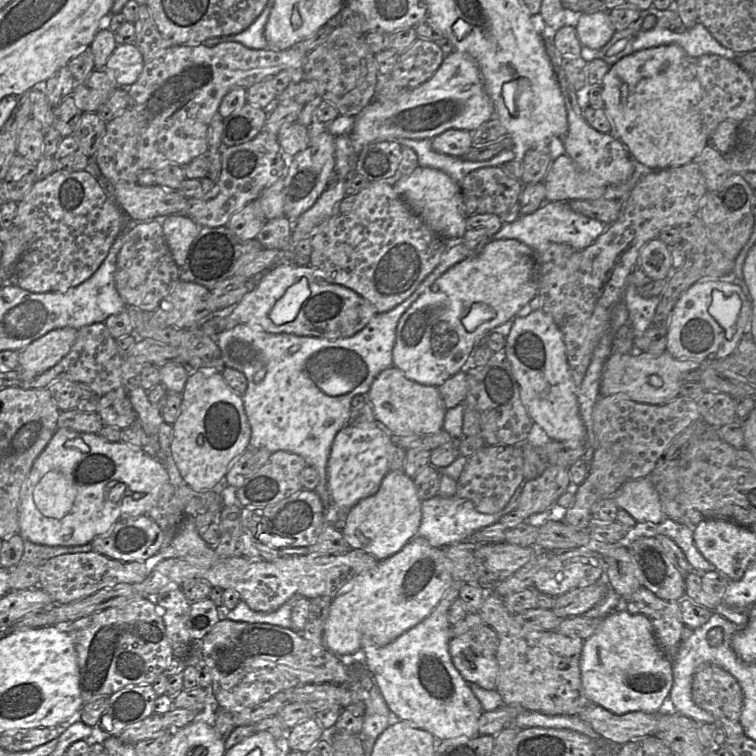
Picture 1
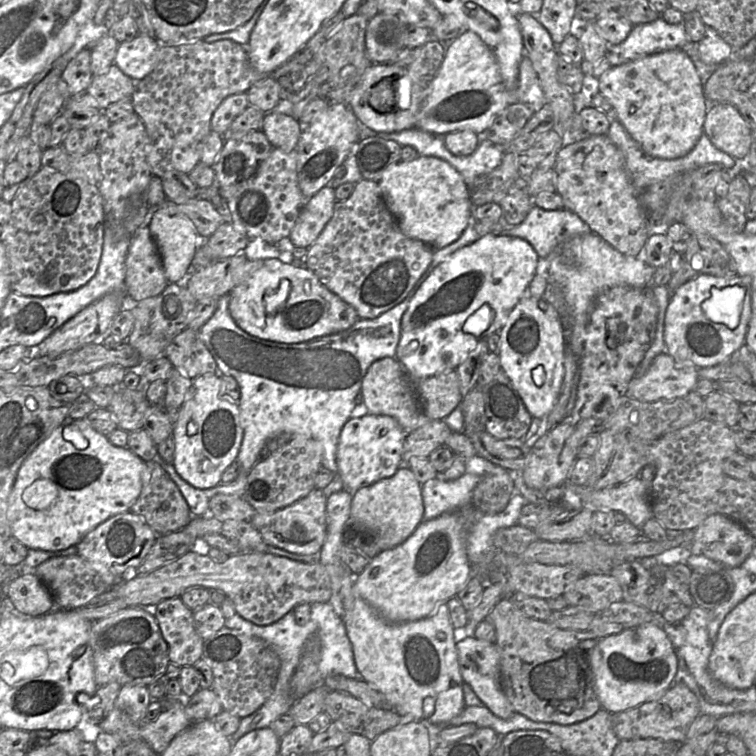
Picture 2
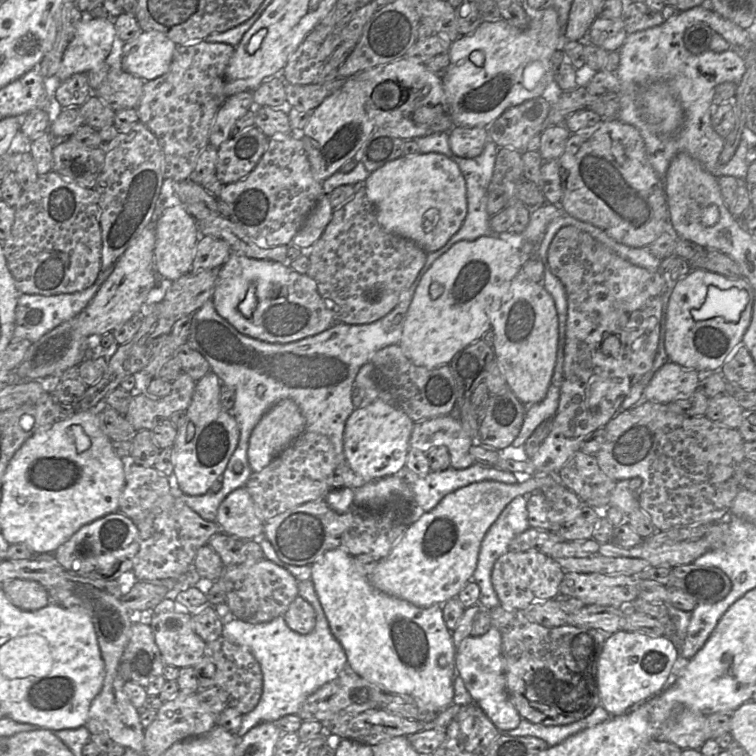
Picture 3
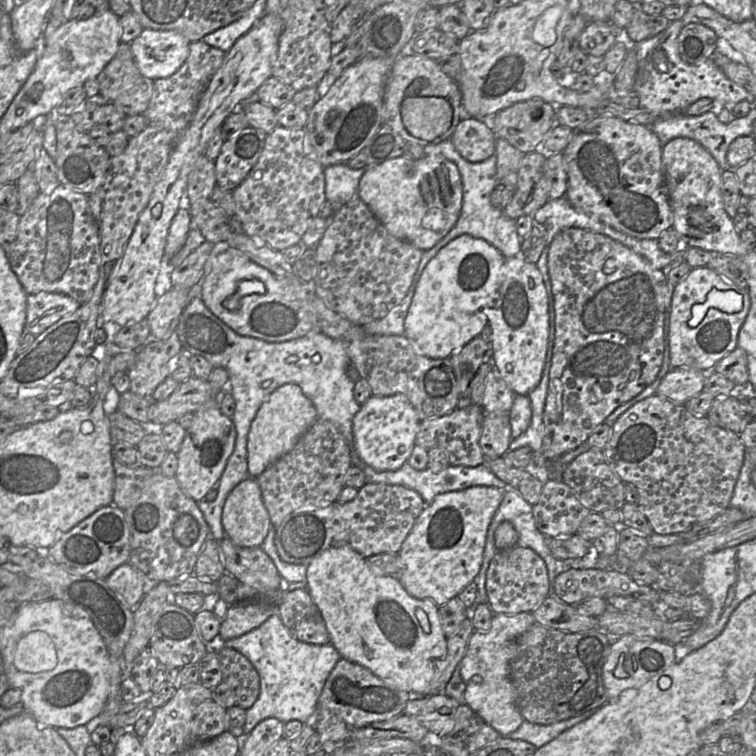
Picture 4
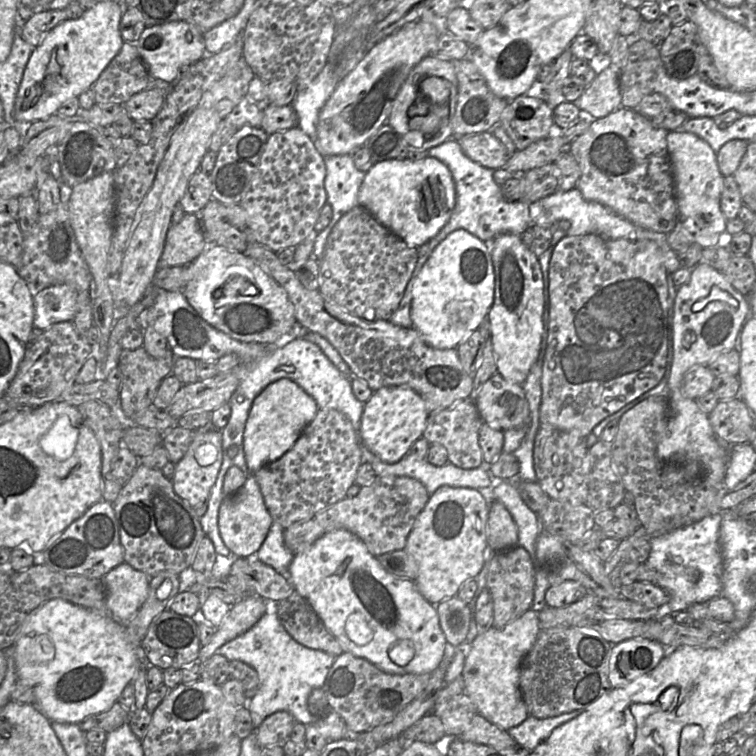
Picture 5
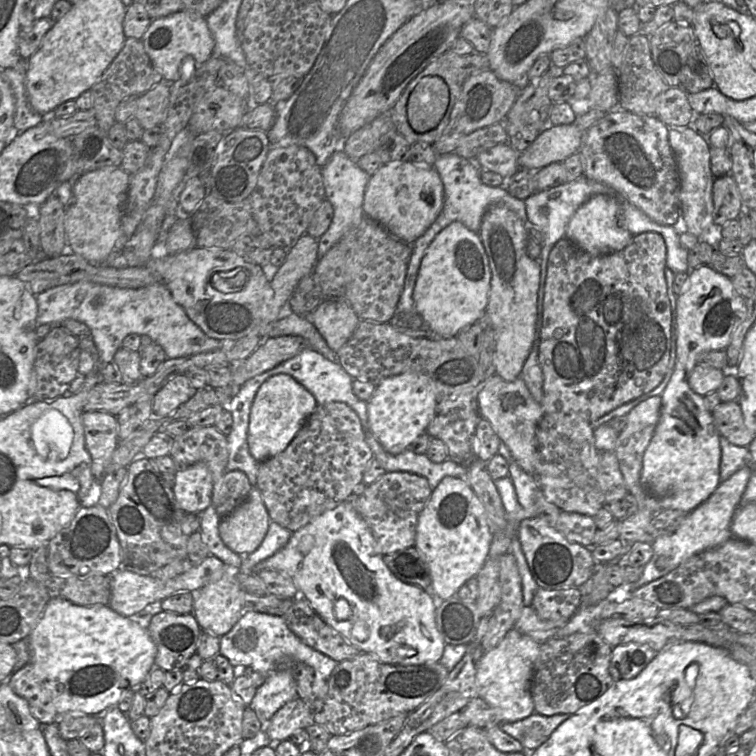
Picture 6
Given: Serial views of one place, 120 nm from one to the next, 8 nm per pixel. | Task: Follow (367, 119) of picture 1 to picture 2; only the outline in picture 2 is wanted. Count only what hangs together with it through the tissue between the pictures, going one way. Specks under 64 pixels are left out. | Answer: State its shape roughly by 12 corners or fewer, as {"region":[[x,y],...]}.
{"region":[[466,31],[446,49],[414,128],[480,134],[539,78],[524,55],[508,90]]}

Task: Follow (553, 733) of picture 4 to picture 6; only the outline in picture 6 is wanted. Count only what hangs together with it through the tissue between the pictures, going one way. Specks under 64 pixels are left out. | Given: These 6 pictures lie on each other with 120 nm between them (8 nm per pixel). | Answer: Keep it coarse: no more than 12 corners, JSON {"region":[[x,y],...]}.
{"region":[[534,712],[500,728],[533,752],[571,715]]}

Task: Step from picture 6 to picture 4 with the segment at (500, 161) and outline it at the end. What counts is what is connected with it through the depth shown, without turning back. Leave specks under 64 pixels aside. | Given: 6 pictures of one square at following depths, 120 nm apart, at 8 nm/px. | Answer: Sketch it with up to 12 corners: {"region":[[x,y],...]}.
{"region":[[461,120],[450,140],[472,163],[496,152],[490,122]]}

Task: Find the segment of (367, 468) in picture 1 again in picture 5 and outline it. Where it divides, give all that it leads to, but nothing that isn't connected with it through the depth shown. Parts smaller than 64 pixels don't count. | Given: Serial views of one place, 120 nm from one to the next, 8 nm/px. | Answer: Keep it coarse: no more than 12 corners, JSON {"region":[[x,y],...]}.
{"region":[[407,386],[364,404],[361,435],[393,464],[423,436],[429,412]]}

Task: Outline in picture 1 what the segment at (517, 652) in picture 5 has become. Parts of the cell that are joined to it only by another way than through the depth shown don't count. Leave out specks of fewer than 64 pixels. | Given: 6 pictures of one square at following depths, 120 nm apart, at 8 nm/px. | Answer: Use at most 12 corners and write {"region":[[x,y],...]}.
{"region":[[452,637],[449,653],[461,676],[496,690],[498,663],[473,637]]}

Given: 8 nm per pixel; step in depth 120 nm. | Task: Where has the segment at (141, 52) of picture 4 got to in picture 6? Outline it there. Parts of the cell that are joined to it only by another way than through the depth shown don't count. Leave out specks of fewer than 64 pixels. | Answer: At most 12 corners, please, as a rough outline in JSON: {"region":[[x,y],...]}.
{"region":[[179,11],[153,19],[140,40],[167,83],[192,57],[214,55],[206,17]]}

